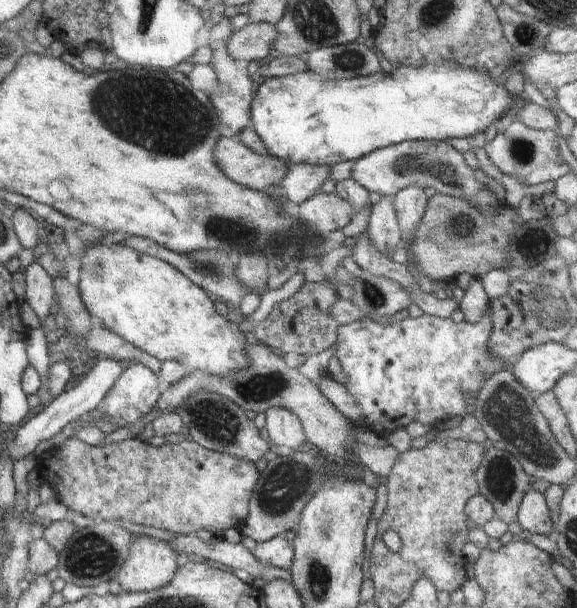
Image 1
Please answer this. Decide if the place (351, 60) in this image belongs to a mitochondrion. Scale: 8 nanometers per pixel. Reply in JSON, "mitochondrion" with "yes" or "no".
{"mitochondrion":"yes"}

